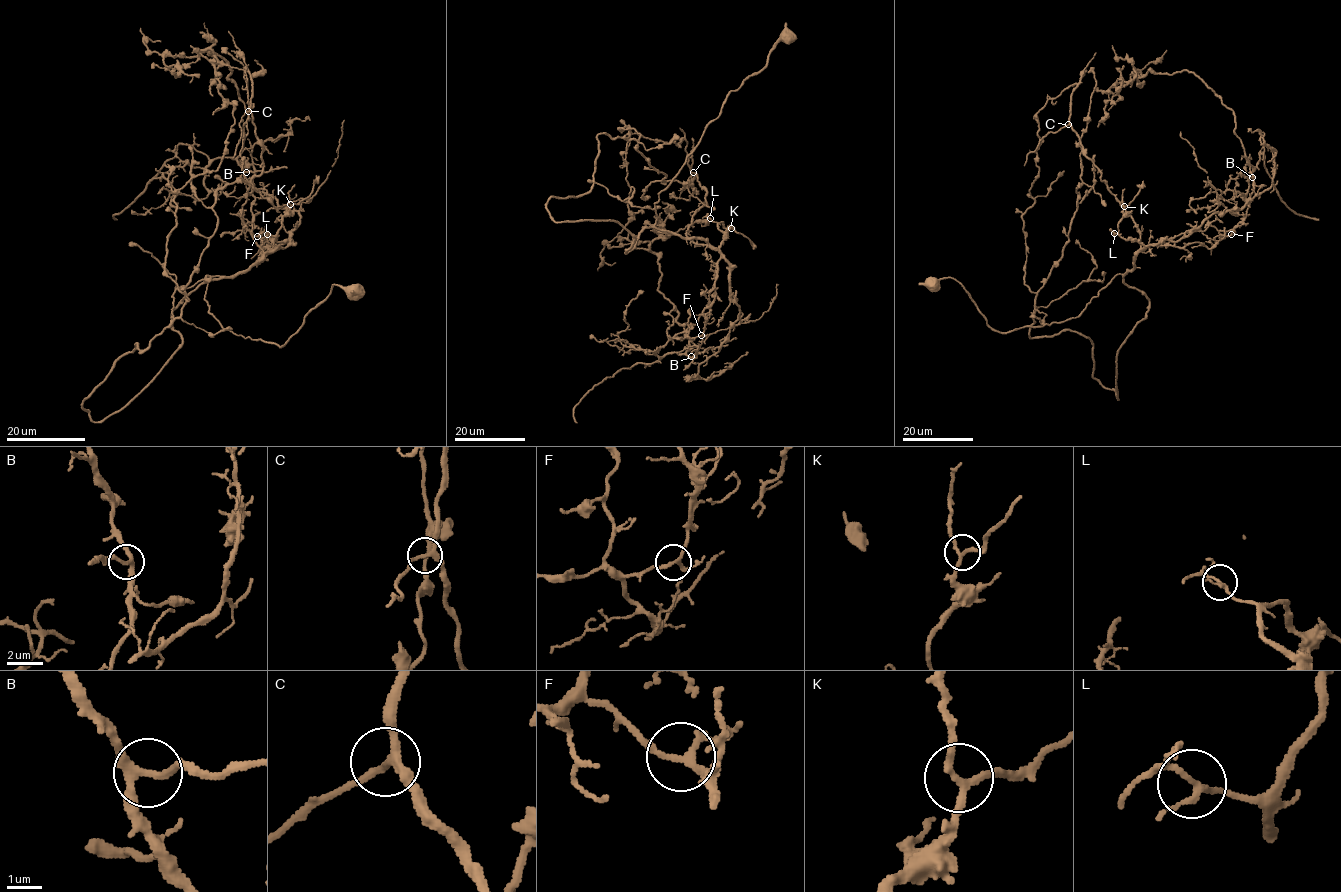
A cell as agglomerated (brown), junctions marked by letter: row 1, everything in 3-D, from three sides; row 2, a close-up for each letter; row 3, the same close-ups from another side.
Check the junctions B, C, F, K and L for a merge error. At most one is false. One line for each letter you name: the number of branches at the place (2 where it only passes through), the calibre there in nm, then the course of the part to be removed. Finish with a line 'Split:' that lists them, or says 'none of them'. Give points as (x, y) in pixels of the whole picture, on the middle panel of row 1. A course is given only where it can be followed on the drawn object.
F: 3 branches meet; 170 nm thick; foreign part runs (701, 335), (696, 357), (683, 354), (693, 338), (658, 289), (649, 244), (666, 236), (661, 201)
Split: F

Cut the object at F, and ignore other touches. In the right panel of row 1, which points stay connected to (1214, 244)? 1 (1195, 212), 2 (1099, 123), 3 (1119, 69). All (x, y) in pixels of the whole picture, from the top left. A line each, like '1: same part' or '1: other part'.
1: other part
2: other part
3: other part

